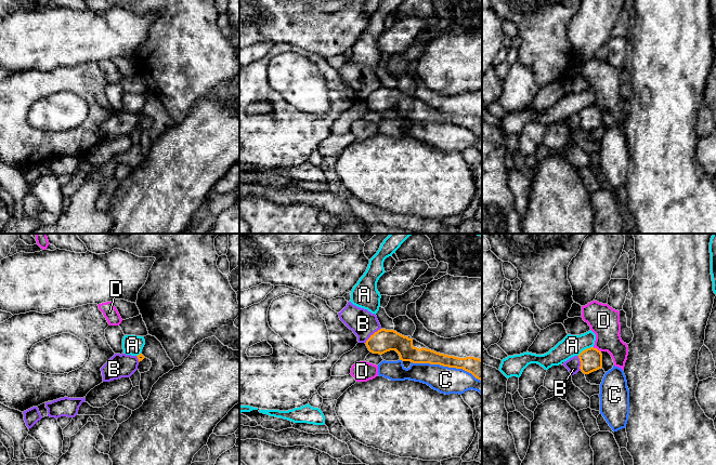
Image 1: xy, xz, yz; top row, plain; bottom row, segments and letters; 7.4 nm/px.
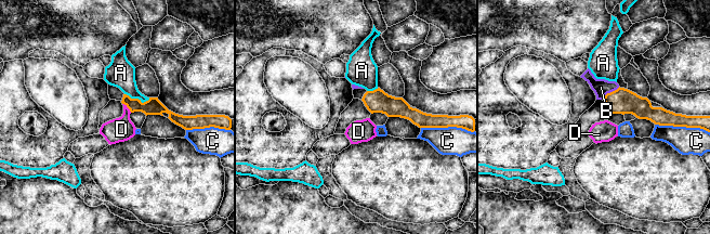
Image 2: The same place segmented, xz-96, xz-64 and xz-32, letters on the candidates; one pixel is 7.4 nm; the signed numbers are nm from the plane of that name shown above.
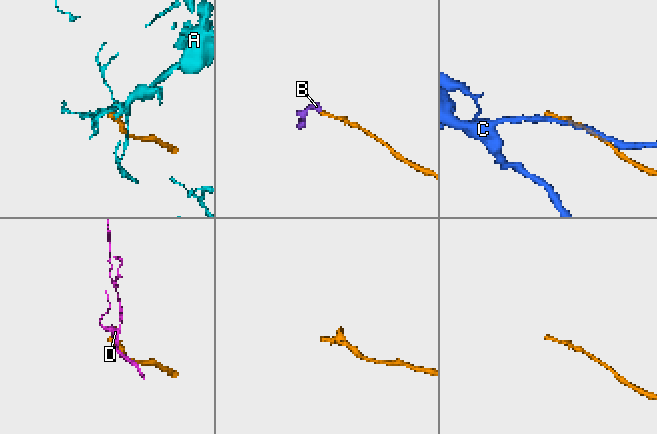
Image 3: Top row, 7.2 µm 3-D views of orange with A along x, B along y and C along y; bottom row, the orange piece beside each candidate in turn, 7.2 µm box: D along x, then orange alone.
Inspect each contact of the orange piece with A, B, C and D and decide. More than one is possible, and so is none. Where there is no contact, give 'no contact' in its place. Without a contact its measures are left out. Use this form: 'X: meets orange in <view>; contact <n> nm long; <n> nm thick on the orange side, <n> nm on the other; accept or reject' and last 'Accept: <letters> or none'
A: meets orange in yz; contact 140 nm long; 160 nm thick on the orange side, 160 nm on the other; reject
B: meets orange in xz; contact 170 nm long; 170 nm thick on the orange side, 200 nm on the other; accept
C: meets orange in xz; contact 550 nm long; 140 nm thick on the orange side, 200 nm on the other; reject
D: meets orange in yz; contact 70 nm long; 160 nm thick on the orange side, 220 nm on the other; reject
Accept: B

